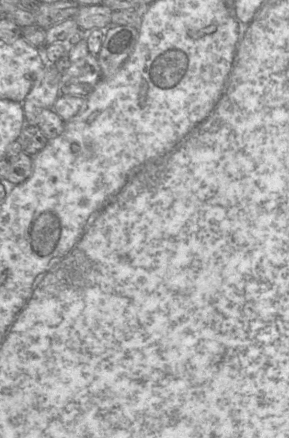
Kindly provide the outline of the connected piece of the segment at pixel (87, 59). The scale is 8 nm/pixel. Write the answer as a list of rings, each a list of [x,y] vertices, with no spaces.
[[[88,55],[70,62],[60,78],[60,94],[87,97],[100,81],[97,56]]]

